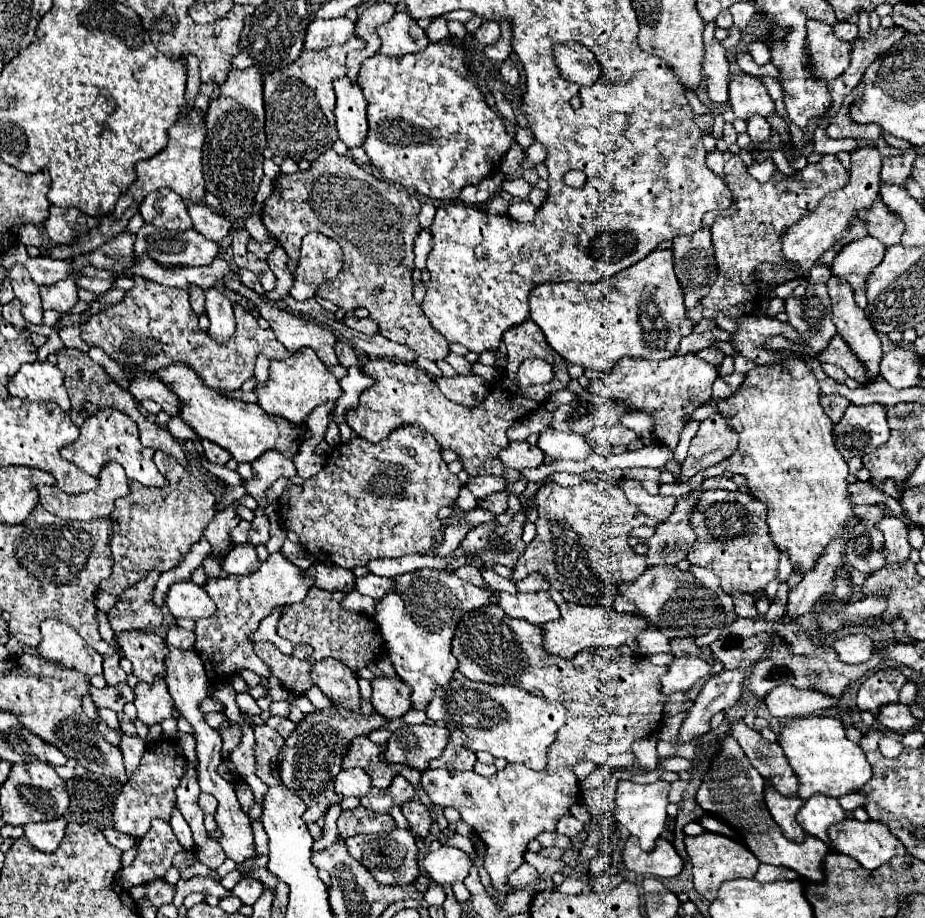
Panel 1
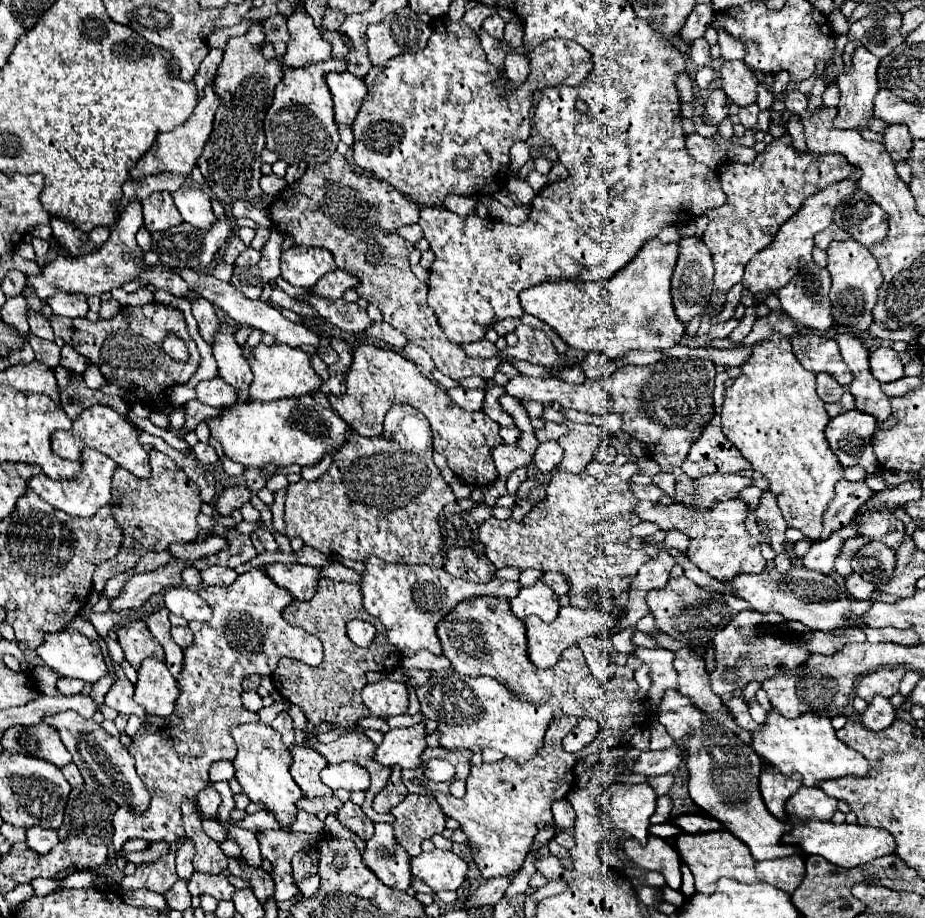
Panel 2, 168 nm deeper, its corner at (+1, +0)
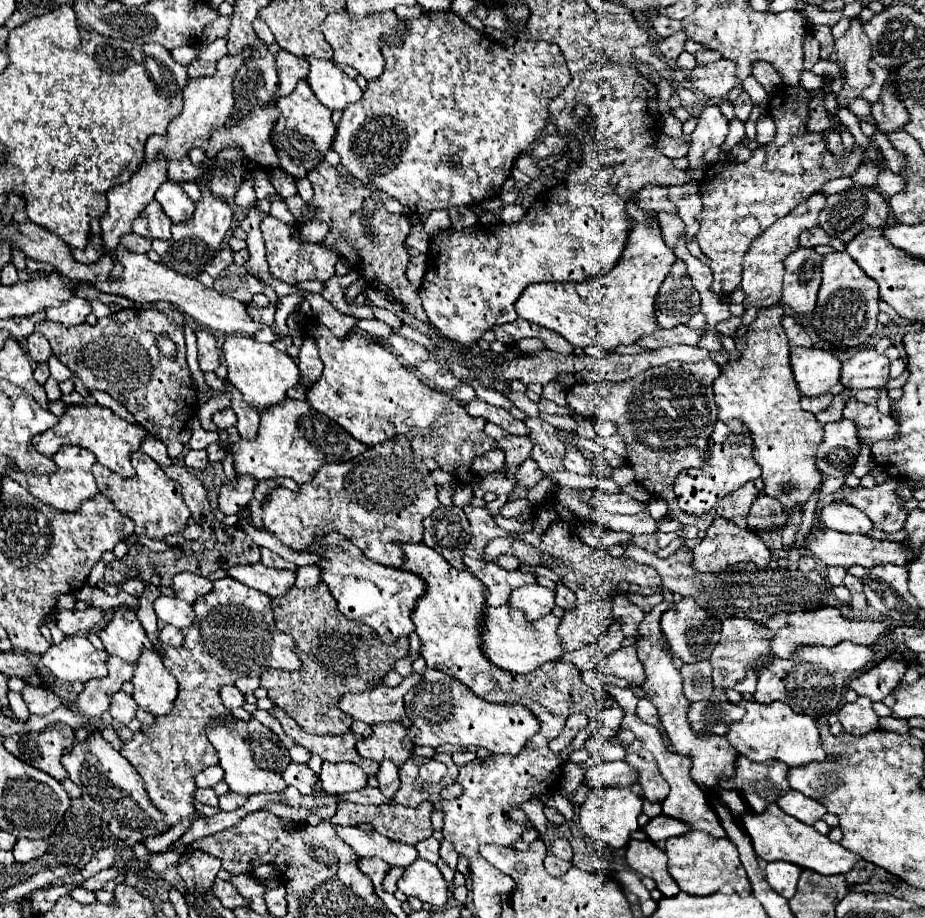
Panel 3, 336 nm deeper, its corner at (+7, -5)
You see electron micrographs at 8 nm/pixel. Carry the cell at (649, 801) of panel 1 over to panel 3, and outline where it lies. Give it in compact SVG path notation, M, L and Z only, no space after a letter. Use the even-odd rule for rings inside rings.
M607 789L593 791L587 801L579 807L579 825L585 835L595 841L607 843L611 847L625 847L629 843L629 833L637 831L637 815L641 813L641 797L631 793L631 789Z

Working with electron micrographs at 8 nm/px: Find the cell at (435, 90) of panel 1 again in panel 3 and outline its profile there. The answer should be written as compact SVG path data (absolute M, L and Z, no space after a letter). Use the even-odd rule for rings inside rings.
M425 11L417 19L401 19L401 21L405 21L405 25L407 25L407 31L403 33L401 43L391 43L391 45L383 43L381 53L385 59L385 71L381 77L369 81L367 91L363 93L363 97L357 103L351 103L343 111L343 117L337 123L337 135L331 141L331 149L335 153L339 153L341 165L353 177L357 177L367 187L375 185L377 189L381 189L389 197L397 199L401 205L405 205L407 209L411 209L419 217L429 215L431 211L437 211L437 209L463 207L463 205L473 207L475 203L497 197L501 193L501 185L511 177L511 169L513 169L515 159L519 155L523 155L531 147L531 143L539 137L539 133L545 129L547 119L549 119L547 117L547 105L571 81L571 73L567 69L567 63L565 63L565 57L563 57L559 45L547 43L547 41L533 41L529 37L519 37L511 47L503 47L491 35L483 35L481 31L475 31L473 27L469 27L453 11Z

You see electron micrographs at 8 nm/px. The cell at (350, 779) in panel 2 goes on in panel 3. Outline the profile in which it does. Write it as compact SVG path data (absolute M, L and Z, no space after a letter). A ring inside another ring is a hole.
M323 763L323 791L329 795L359 791L367 785L367 775L355 763Z

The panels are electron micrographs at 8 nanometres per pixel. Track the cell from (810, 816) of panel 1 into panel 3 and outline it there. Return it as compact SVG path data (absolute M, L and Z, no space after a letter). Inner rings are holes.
M793 789L787 791L783 797L779 797L777 805L783 813L795 817L797 821L801 821L805 825L813 825L815 821L819 821L827 813L827 809L821 803L817 803L817 801L805 797L799 791L793 791Z

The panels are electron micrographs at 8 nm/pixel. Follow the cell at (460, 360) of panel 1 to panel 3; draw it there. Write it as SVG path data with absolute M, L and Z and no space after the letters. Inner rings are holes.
M505 435L503 439L497 441L497 449L501 449L505 453L505 463L509 465L509 471L511 471L529 457L531 439L519 437L519 435Z

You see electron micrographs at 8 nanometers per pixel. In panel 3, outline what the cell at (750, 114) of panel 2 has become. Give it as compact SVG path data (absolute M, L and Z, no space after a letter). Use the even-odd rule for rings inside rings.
M741 93L741 95L735 99L733 107L735 107L735 115L737 115L741 121L747 121L747 117L749 117L749 113L751 113L751 109L753 109L753 103L751 103L751 99L749 99L747 93Z

